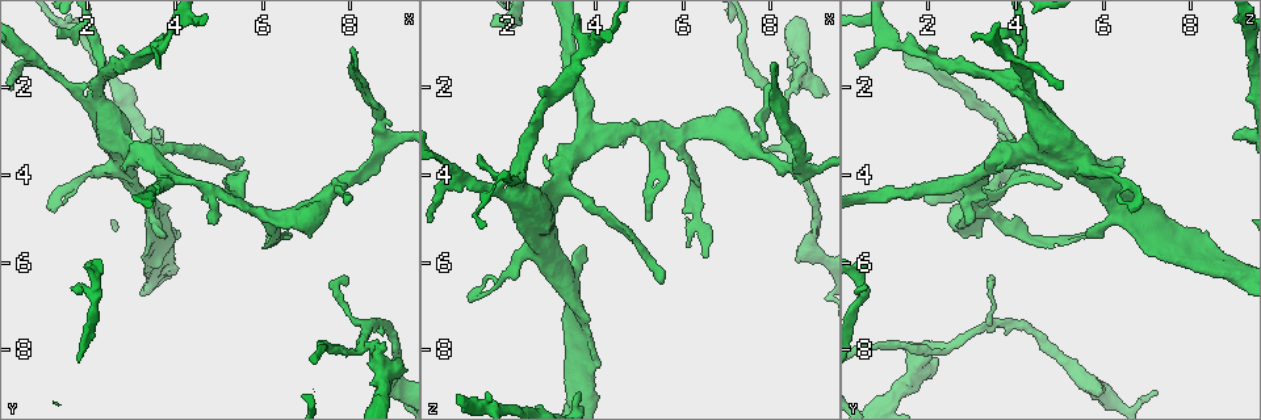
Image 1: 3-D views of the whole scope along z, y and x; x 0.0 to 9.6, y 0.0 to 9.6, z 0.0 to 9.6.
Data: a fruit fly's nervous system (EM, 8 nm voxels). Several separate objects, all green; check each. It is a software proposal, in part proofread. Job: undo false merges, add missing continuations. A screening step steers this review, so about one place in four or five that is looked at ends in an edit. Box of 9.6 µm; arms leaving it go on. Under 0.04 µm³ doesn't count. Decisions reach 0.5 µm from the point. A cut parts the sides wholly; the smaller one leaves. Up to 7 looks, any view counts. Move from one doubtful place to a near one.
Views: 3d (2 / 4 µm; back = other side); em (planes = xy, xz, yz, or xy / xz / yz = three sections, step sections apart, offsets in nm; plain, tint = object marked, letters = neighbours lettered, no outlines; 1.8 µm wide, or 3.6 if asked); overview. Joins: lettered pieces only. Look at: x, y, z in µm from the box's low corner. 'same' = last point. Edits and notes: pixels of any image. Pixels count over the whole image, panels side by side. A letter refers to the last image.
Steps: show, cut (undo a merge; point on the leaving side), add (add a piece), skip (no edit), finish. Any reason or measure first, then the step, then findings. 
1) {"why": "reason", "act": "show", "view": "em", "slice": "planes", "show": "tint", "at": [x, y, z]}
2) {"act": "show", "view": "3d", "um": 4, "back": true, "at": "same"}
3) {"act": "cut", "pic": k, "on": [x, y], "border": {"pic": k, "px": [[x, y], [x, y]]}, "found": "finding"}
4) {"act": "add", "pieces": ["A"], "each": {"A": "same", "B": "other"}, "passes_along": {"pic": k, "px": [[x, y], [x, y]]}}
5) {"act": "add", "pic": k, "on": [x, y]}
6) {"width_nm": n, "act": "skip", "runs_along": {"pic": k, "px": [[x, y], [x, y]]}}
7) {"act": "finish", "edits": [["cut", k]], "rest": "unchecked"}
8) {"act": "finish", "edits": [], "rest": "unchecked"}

{"why": "thin end", "act": "show", "view": "3d", "um": 2, "back": true, "at": [1.50, 4.60, 6.55]}

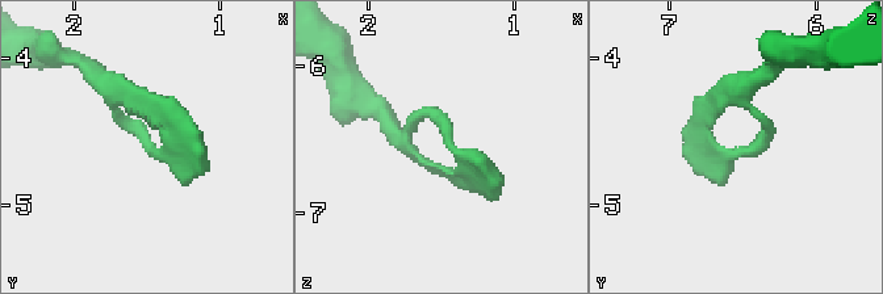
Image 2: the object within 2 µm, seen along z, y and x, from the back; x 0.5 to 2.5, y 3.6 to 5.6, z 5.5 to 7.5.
{"act": "show", "view": "em", "um": 3.6, "slice": "xy", "step": 4, "show": "letters", "at": [1.46, 4.62, 6.56]}

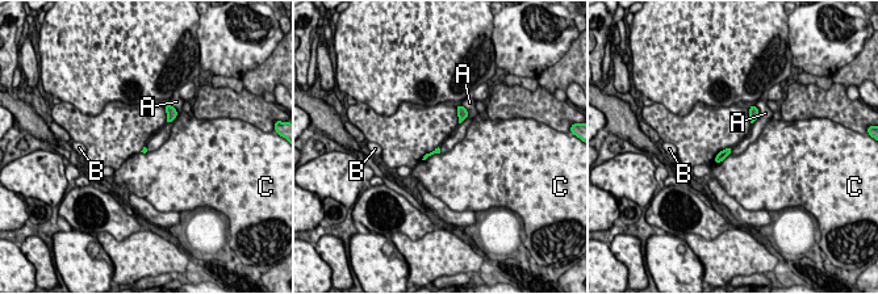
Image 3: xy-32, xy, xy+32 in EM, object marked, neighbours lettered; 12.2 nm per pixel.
{"act": "skip", "each": {"A": "other", "B": "other", "C": "other"}, "found": "no lettered piece goes on from it"}

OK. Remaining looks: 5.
{"why": "end of a long branch", "act": "show", "view": "em", "slice": "planes", "show": "letters", "at": [5.45, 3.65, 6.40]}

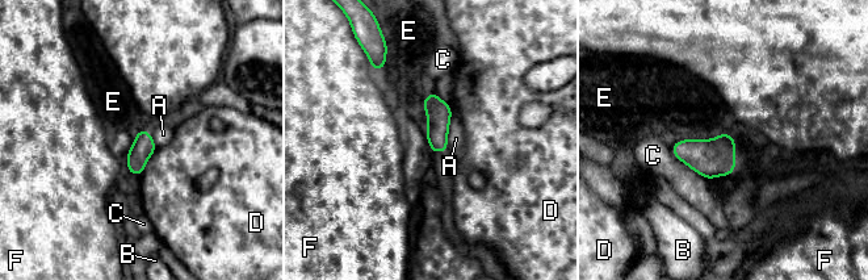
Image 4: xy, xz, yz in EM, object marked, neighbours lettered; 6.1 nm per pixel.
{"act": "skip", "each": {"A": "other", "B": "other", "C": "other", "D": "other", "E": "other", "F": "other"}, "border": {"pic": 4, "px": [[728, 130], [671, 146]]}, "found": "no lettered piece goes on from it"}

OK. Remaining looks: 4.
{"why": "tapers out", "act": "show", "view": "3d", "um": 4, "at": [8.00, 1.10, 1.50]}

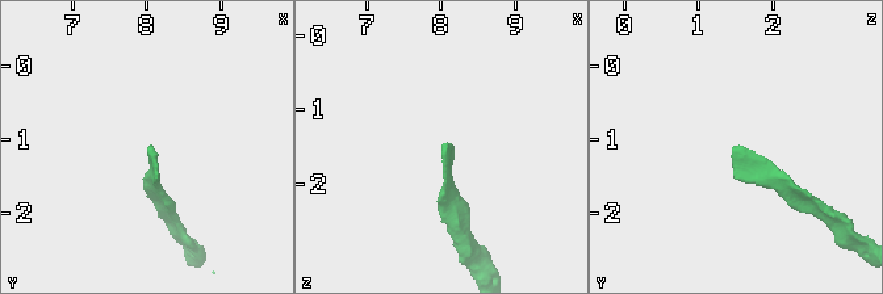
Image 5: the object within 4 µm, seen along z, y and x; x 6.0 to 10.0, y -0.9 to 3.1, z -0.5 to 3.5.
{"act": "show", "view": "em", "slice": "xz", "step": 8, "show": "tint", "at": [8.00, 1.15, 1.45]}

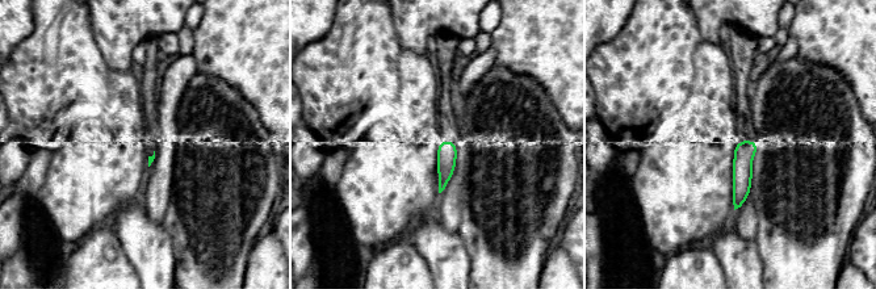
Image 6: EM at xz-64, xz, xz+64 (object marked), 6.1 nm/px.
{"act": "show", "view": "em", "slice": "xz", "step": 8, "show": "letters", "at": "same"}

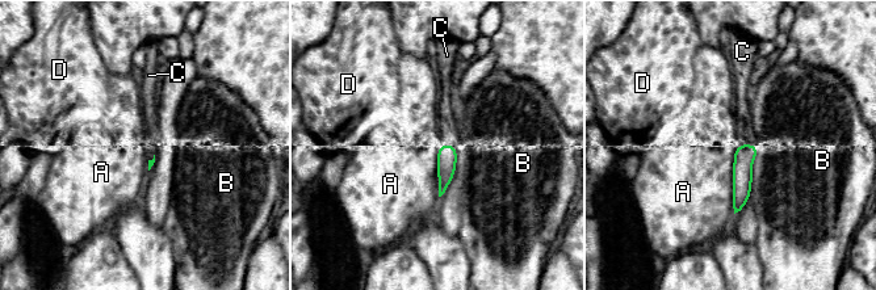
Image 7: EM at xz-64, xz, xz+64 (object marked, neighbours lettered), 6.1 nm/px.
{"longest_contact_nm": ["A", 420], "act": "add", "pic": 7, "on": [448, 127], "each": {"A": "other", "B": "other", "C": "same", "D": "other"}, "found": "the neuron continues"}

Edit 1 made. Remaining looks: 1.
{"act": "finish", "edits": [["add", 7]], "rest": "unchecked"}

